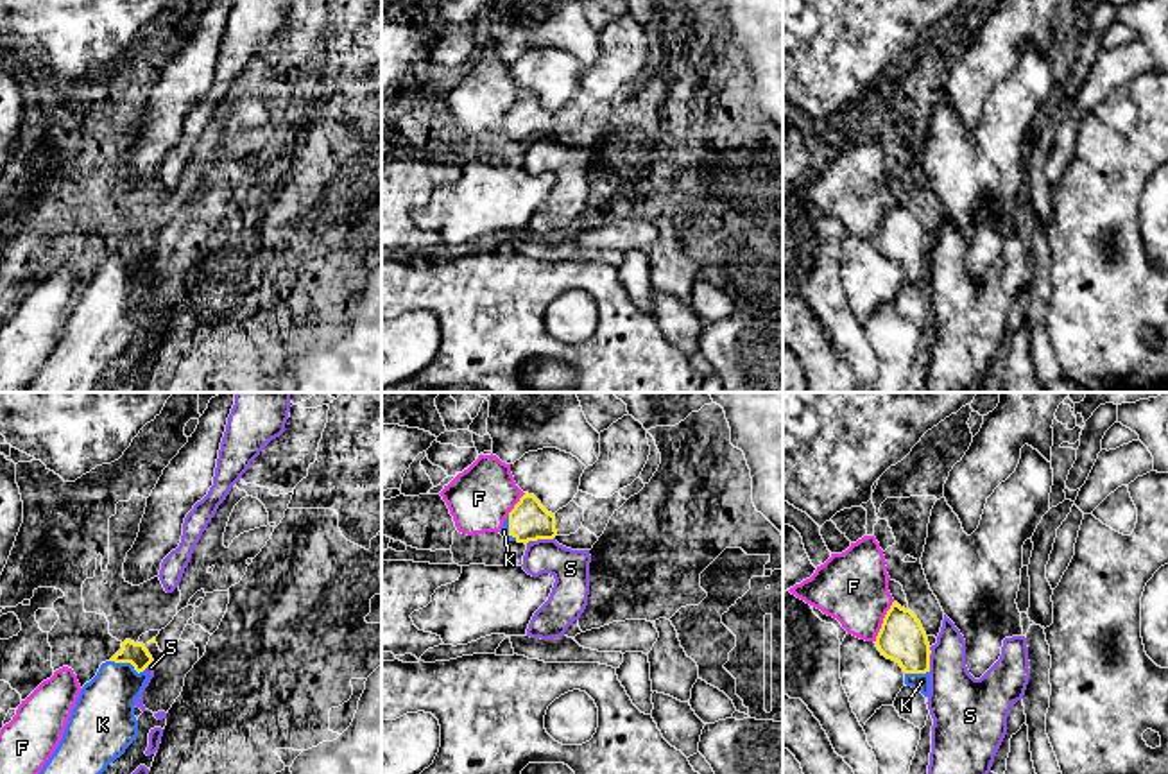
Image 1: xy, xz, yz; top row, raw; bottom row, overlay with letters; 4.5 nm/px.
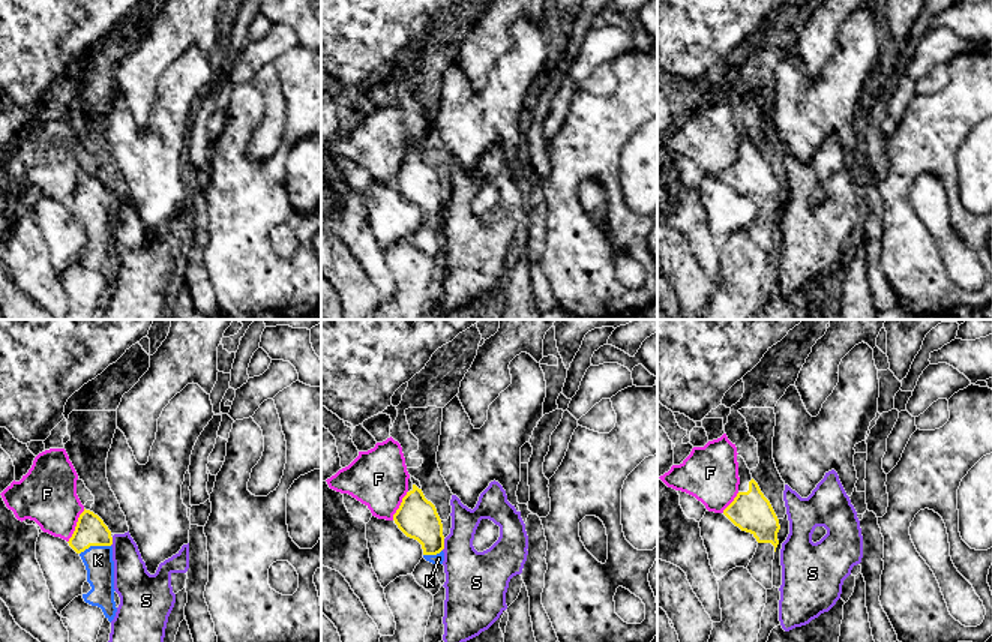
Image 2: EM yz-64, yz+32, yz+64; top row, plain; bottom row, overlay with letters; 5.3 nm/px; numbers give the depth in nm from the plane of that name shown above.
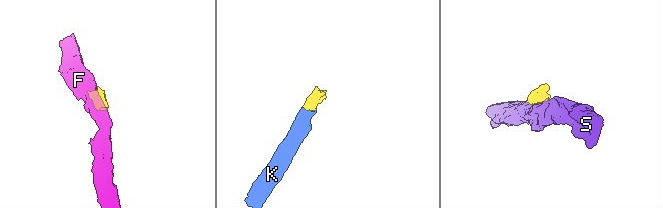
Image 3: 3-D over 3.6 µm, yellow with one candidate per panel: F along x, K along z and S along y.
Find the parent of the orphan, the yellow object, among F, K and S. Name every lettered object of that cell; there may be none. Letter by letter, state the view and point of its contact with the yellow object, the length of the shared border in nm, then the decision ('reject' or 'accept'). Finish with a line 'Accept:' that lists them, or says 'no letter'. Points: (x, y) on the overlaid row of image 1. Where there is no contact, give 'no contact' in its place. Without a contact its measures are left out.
F: meets yellow in yz at (884, 622); contact 200 nm long; reject
K: meets yellow in xy at (128, 662); contact 170 nm long; accept
S: meets yellow in yz at (928, 660); contact 110 nm long; reject
Accept: K

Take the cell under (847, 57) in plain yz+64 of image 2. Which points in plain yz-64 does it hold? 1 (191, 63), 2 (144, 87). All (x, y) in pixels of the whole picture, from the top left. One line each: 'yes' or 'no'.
1: yes
2: no

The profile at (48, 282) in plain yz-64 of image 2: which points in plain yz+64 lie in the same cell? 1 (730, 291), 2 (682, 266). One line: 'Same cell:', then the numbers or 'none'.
Same cell: none

